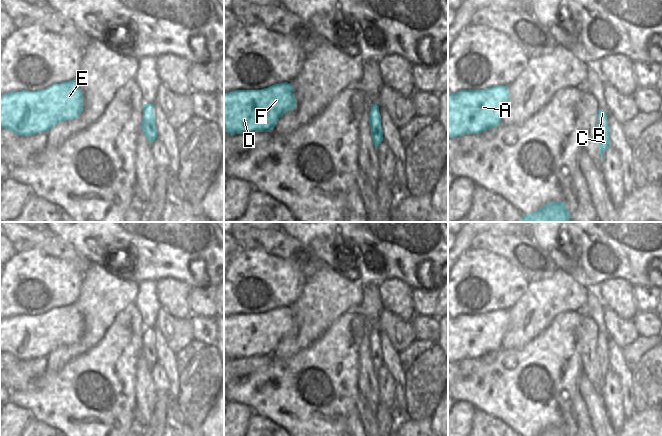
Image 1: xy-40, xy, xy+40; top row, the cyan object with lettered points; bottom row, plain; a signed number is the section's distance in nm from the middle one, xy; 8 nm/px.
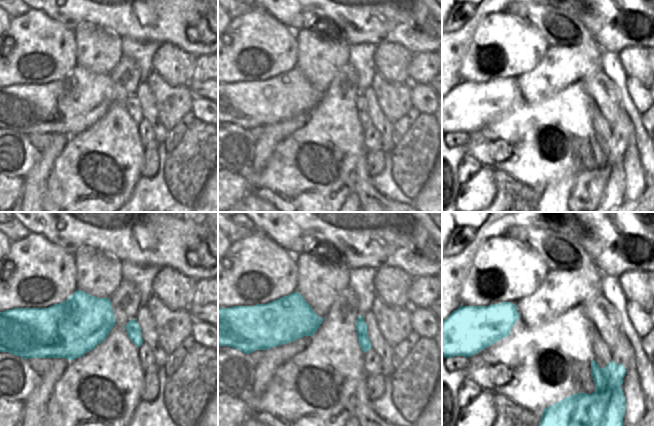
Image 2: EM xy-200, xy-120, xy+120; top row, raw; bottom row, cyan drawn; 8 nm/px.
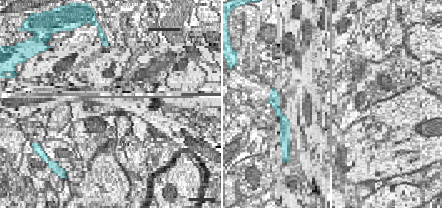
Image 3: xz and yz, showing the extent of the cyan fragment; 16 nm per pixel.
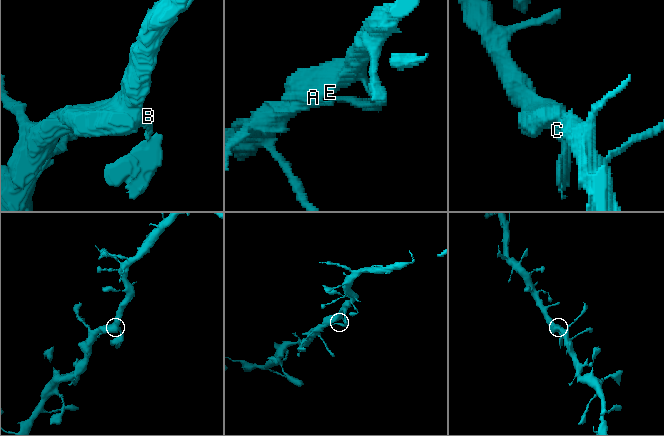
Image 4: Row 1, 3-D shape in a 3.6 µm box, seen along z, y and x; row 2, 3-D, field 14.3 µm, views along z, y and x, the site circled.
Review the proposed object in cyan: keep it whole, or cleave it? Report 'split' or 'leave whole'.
leave whole

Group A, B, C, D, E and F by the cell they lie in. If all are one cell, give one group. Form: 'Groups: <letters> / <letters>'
Groups: A B C D E F.

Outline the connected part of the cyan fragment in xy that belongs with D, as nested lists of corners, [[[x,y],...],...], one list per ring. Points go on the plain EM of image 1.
[[[288,306],[274,308],[262,314],[236,314],[224,317],[224,354],[231,360],[269,356],[286,336],[295,333],[296,327],[293,309]]]

